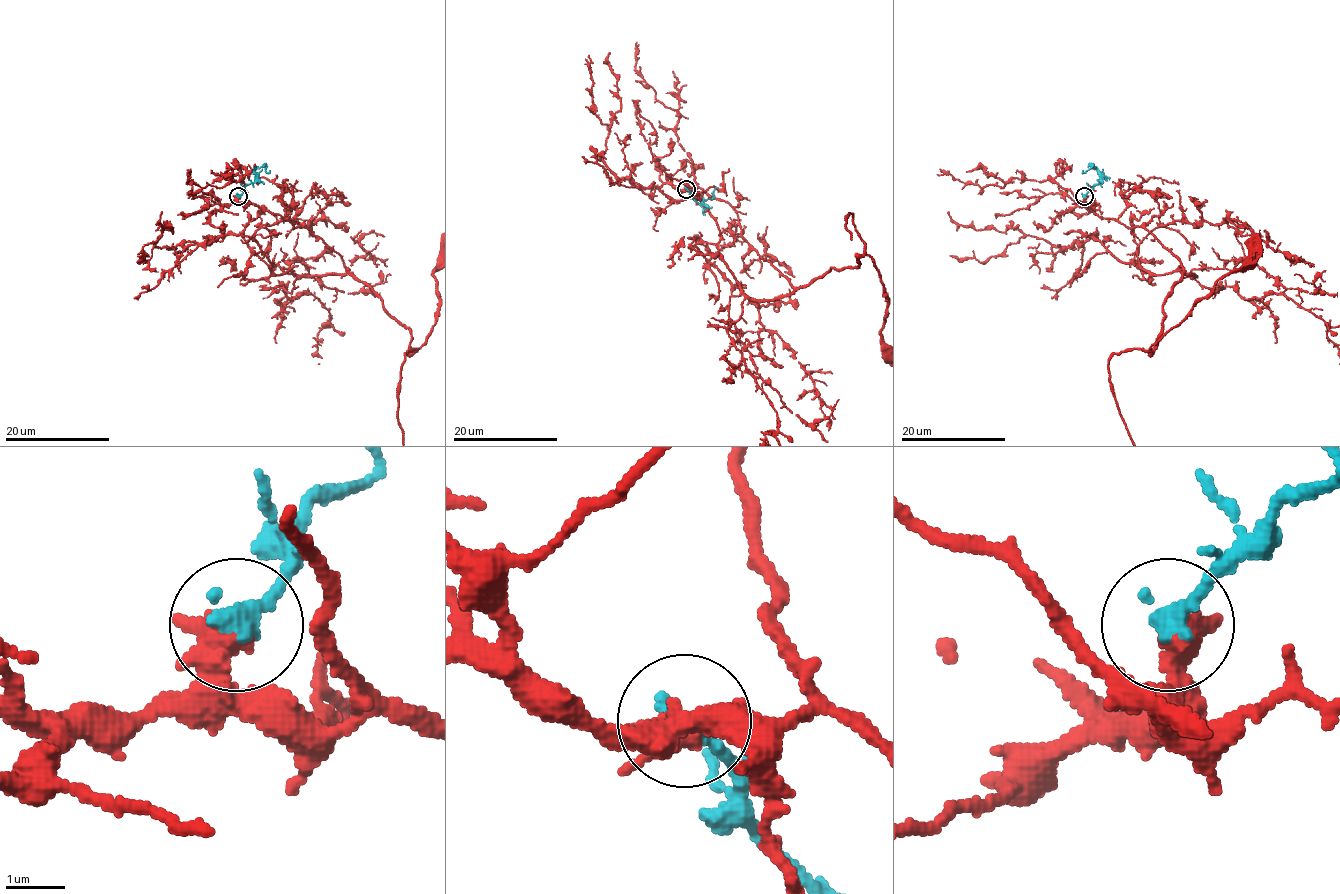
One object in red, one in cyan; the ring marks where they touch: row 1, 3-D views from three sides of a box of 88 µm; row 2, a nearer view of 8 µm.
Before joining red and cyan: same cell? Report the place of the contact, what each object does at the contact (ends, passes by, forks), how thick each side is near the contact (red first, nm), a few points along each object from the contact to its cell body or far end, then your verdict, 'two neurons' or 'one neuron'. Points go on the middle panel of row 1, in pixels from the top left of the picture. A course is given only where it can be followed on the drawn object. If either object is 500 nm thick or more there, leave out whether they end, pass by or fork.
place (686, 189); red passes by; cyan ends; calibres 400 and 340 nm; course red (687, 188), (724, 200), (743, 238), (793, 287), (871, 258), (887, 303), (880, 338); course cyan (687, 188), (702, 205), (704, 200), (711, 199), (714, 188), (718, 188); one neuron

